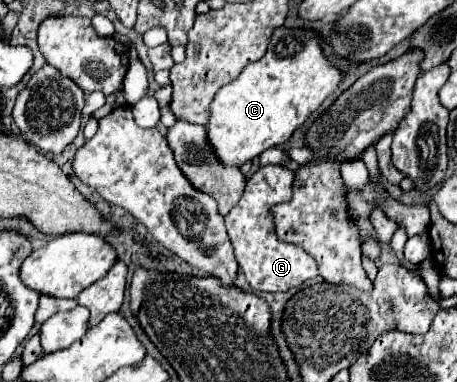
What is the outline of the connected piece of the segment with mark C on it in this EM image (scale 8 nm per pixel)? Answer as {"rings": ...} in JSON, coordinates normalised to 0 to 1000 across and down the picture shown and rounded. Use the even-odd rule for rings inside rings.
{"rings":[[[606,73],[575,157],[545,168],[527,199],[488,225],[457,277],[453,372],[492,435],[532,435],[597,382],[624,377],[637,351],[729,246],[751,209],[711,147],[689,84]]]}

